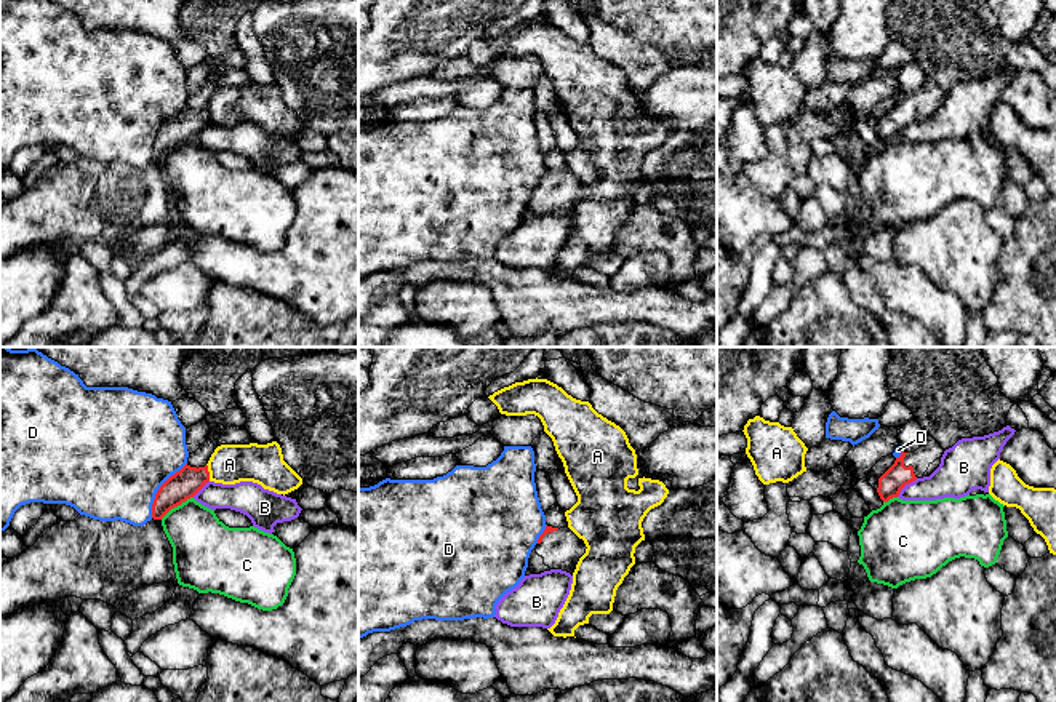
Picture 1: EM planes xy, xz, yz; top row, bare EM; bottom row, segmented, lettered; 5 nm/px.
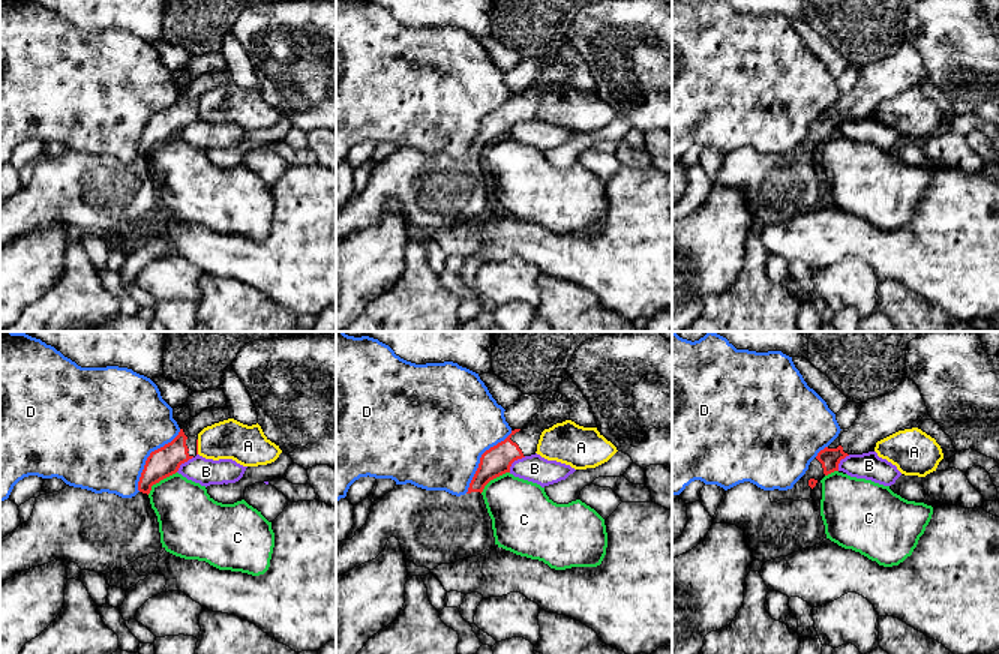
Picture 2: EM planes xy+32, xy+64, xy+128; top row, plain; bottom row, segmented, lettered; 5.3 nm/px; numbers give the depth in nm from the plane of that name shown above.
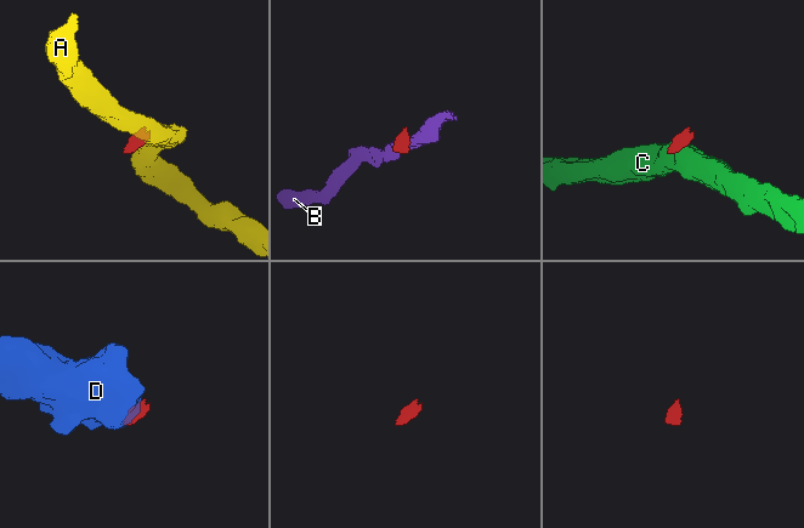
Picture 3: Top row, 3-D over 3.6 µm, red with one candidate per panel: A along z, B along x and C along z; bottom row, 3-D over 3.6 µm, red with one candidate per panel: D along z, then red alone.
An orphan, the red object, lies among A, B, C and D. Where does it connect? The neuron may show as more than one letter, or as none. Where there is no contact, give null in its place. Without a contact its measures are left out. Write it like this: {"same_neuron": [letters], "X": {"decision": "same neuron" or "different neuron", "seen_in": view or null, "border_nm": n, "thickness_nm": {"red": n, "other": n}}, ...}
{"same_neuron": [], "A": {"decision": "different neuron", "seen_in": "xy", "border_nm": 90, "thickness_nm": {"red": 150, "other": 200}}, "B": {"decision": "different neuron", "seen_in": "yz", "border_nm": 140, "thickness_nm": {"red": 120, "other": 200}}, "C": {"decision": "different neuron", "seen_in": "xy", "border_nm": 200, "thickness_nm": {"red": 150, "other": 320}}, "D": {"decision": "different neuron", "seen_in": "xy", "border_nm": 340, "thickness_nm": {"red": 150, "other": 500}}}

